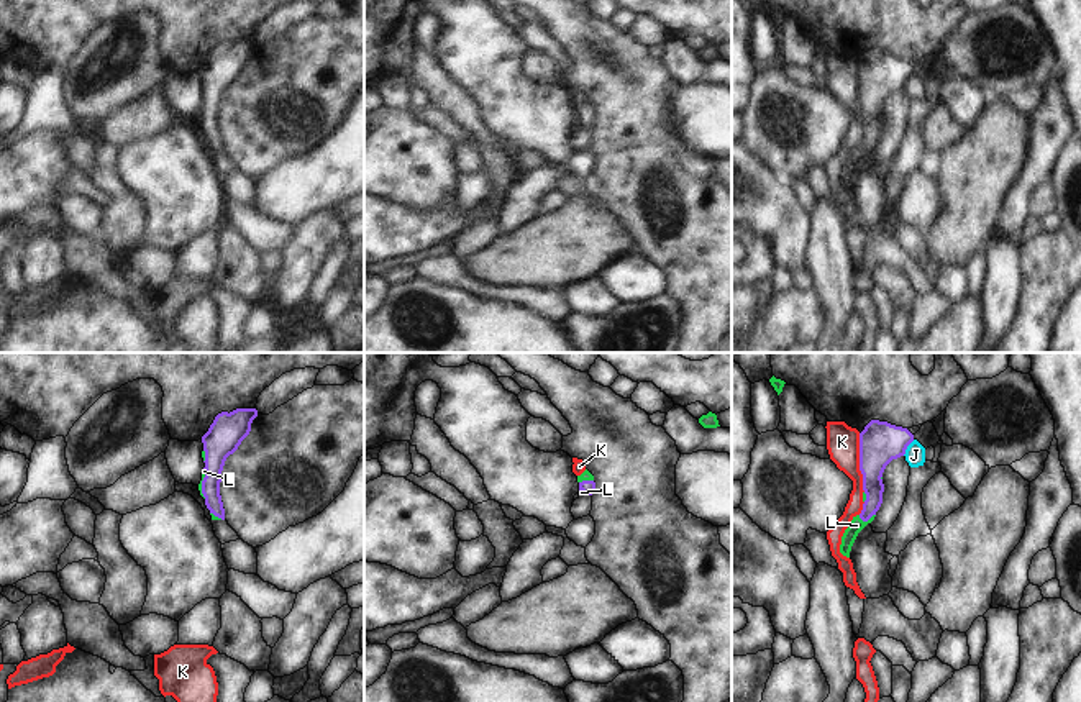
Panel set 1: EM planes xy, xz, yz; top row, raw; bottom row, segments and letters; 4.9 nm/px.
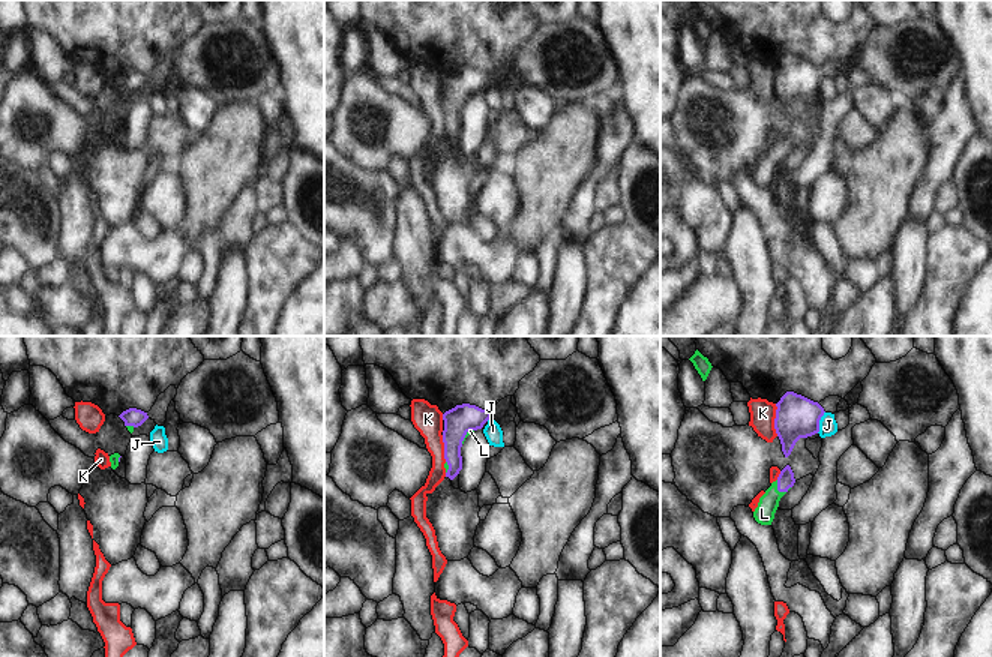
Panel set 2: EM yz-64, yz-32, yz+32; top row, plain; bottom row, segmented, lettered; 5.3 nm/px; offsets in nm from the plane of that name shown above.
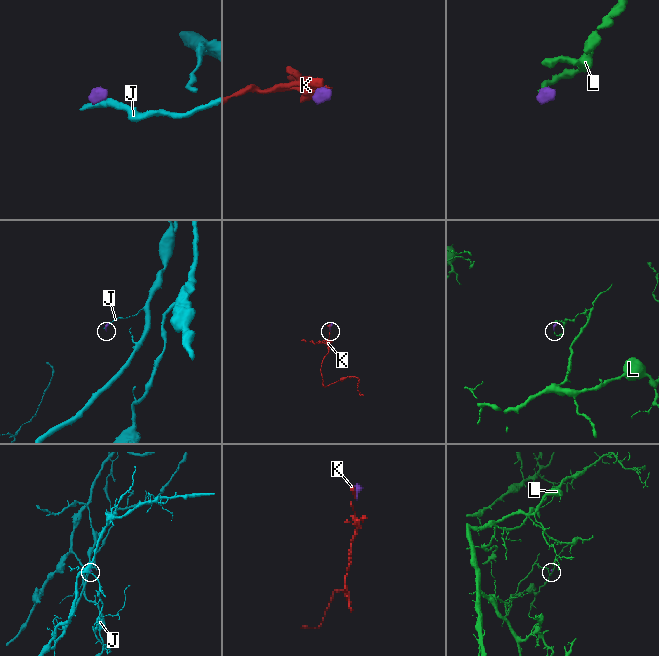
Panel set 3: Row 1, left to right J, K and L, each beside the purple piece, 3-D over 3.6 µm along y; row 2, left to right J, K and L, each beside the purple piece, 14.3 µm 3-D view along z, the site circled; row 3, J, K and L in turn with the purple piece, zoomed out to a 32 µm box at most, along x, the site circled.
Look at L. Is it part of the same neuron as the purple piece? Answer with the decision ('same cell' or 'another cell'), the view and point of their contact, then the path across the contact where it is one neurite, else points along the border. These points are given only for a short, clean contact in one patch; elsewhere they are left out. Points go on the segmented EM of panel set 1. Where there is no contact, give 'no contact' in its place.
same cell; contact yz (866, 520); way yz (871, 469), (871, 505), (866, 520), (857, 525)

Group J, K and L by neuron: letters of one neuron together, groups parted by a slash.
J / K / L

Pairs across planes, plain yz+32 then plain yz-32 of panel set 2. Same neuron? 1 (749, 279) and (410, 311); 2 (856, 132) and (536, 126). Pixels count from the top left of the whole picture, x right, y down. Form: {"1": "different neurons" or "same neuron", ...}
{"1": "different neurons", "2": "different neurons"}

